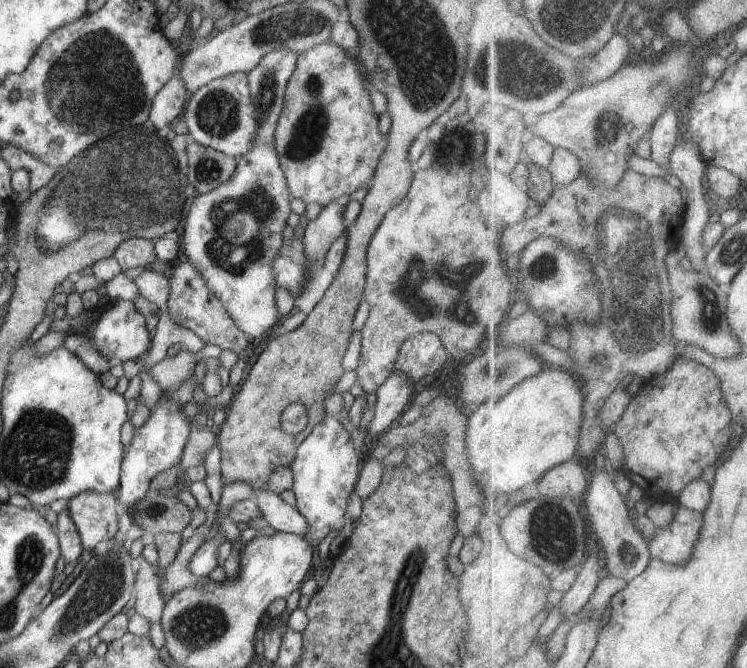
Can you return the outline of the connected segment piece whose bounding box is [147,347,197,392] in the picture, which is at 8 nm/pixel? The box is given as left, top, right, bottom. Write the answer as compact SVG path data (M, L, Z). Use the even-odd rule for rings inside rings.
M182 347L181 351L171 357L151 365L147 372L159 384L162 391L175 391L180 388L194 373L196 368L194 352Z

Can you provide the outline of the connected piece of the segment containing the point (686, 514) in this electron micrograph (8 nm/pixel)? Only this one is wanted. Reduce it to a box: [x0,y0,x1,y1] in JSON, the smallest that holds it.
[651,505,705,563]

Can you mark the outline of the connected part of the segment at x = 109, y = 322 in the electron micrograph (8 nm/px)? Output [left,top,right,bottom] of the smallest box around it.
[82,301,151,365]

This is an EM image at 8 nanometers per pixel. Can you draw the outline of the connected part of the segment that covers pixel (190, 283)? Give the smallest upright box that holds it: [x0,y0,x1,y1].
[167,257,249,353]

